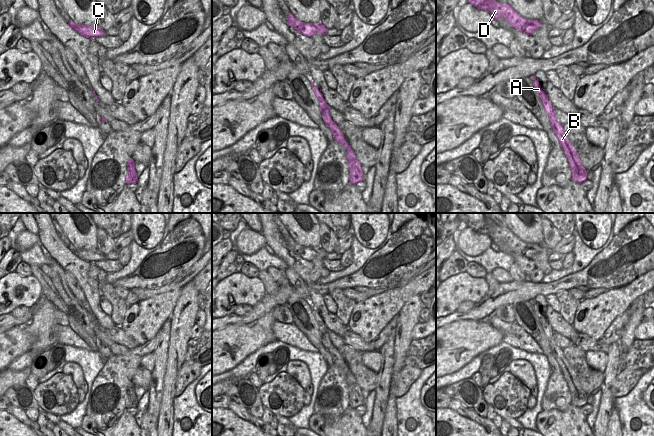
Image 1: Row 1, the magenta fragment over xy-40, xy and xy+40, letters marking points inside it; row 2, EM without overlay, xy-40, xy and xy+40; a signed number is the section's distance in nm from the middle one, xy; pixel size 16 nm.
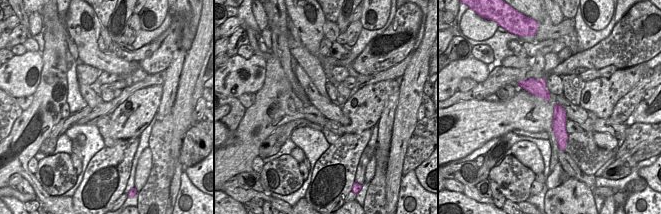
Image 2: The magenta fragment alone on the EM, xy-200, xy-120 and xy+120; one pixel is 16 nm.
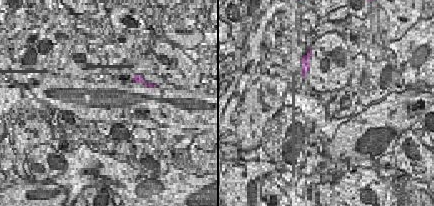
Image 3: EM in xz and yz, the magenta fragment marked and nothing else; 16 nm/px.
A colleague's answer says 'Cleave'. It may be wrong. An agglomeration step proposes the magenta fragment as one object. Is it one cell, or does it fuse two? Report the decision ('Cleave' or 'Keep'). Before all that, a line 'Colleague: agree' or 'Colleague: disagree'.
Colleague: agree
Cleave.

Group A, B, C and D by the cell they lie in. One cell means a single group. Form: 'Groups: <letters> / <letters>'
Groups: A C D / B.

